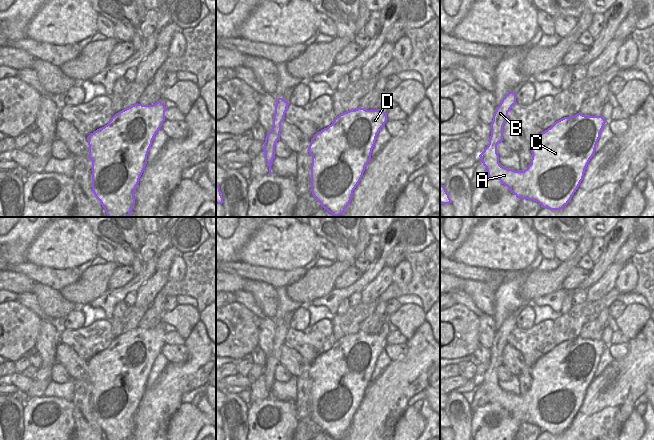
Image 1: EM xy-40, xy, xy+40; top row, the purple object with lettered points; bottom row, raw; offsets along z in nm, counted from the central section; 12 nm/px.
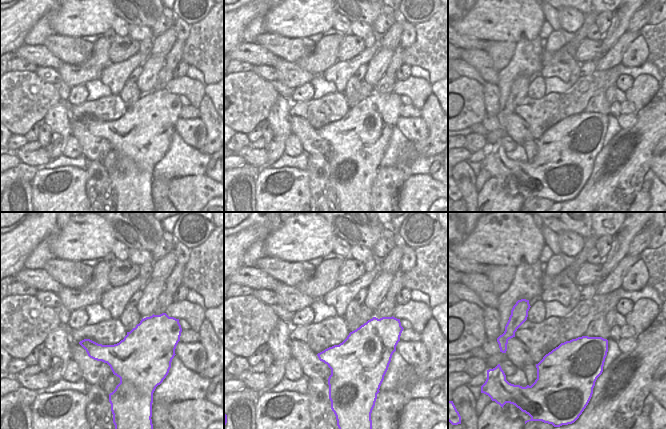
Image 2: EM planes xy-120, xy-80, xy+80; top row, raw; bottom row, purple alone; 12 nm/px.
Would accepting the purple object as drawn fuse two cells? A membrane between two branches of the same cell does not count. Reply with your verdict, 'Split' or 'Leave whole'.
Leave whole

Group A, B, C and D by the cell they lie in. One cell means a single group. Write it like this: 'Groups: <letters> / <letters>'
Groups: A B C D

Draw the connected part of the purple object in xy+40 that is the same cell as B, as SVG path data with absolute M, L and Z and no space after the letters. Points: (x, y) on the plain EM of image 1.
M509 316L496 331L491 347L489 368L479 379L487 393L488 402L499 404L517 421L538 426L543 432L560 434L571 424L583 404L585 393L595 378L600 357L607 346L601 340L585 340L578 337L556 345L550 352L540 357L531 367L531 388L524 395L515 395L500 389L497 369L503 365L503 350L508 344L508 336L516 328L515 316Z

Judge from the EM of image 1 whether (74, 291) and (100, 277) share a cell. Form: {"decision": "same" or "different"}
{"decision": "same"}

